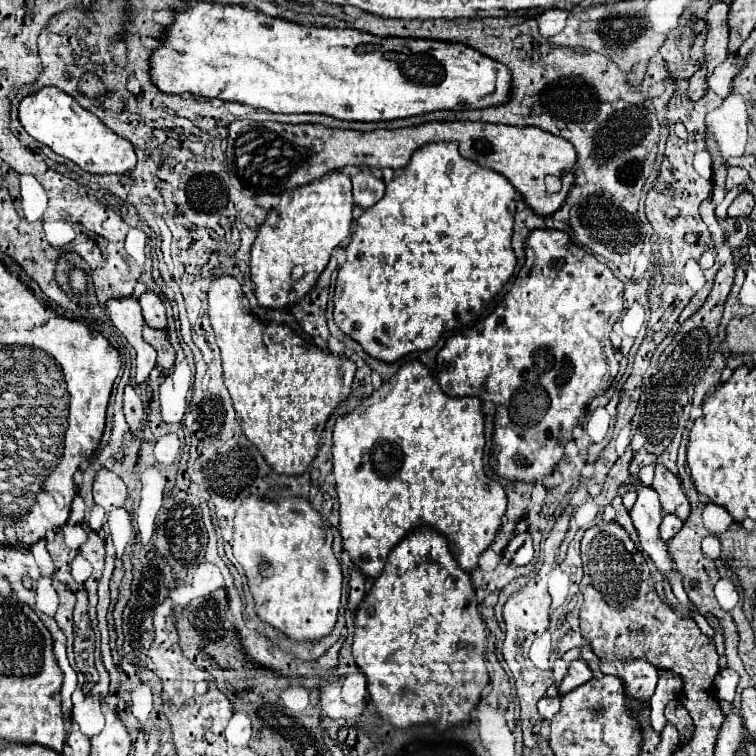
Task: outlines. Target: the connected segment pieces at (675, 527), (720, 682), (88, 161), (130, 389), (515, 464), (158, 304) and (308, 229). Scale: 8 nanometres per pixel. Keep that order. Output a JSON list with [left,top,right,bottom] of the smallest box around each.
[[661,514,683,542],[715,668,739,704],[17,86,137,174],[123,386,143,438],[437,228,623,482],[139,292,167,330],[251,172,353,308]]

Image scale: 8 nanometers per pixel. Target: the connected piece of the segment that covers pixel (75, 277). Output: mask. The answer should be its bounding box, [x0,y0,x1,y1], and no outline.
[71,270,87,292]

